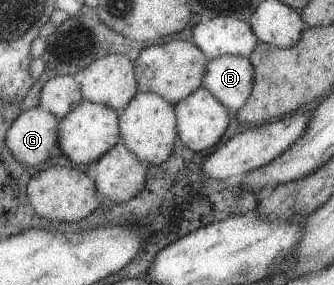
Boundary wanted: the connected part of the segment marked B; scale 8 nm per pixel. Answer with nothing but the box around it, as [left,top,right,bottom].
[203,55,255,113]

